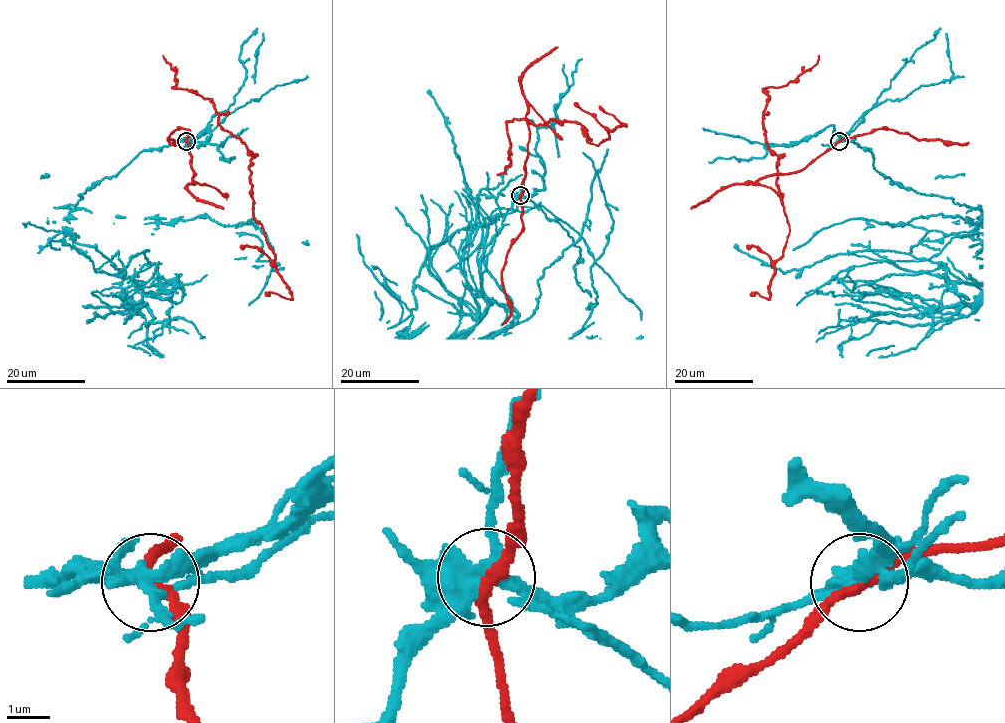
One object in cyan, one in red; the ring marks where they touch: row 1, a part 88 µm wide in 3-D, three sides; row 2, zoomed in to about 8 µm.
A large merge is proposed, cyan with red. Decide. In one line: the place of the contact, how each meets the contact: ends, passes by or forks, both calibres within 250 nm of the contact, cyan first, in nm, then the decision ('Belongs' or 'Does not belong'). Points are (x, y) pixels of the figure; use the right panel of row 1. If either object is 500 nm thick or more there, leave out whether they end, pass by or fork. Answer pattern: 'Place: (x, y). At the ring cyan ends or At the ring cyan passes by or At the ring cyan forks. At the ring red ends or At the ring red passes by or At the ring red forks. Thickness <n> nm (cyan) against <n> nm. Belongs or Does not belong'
Place: (839, 141). At the ring cyan forks. At the ring red passes by. Thickness 360 nm (cyan) against 240 nm. Does not belong

